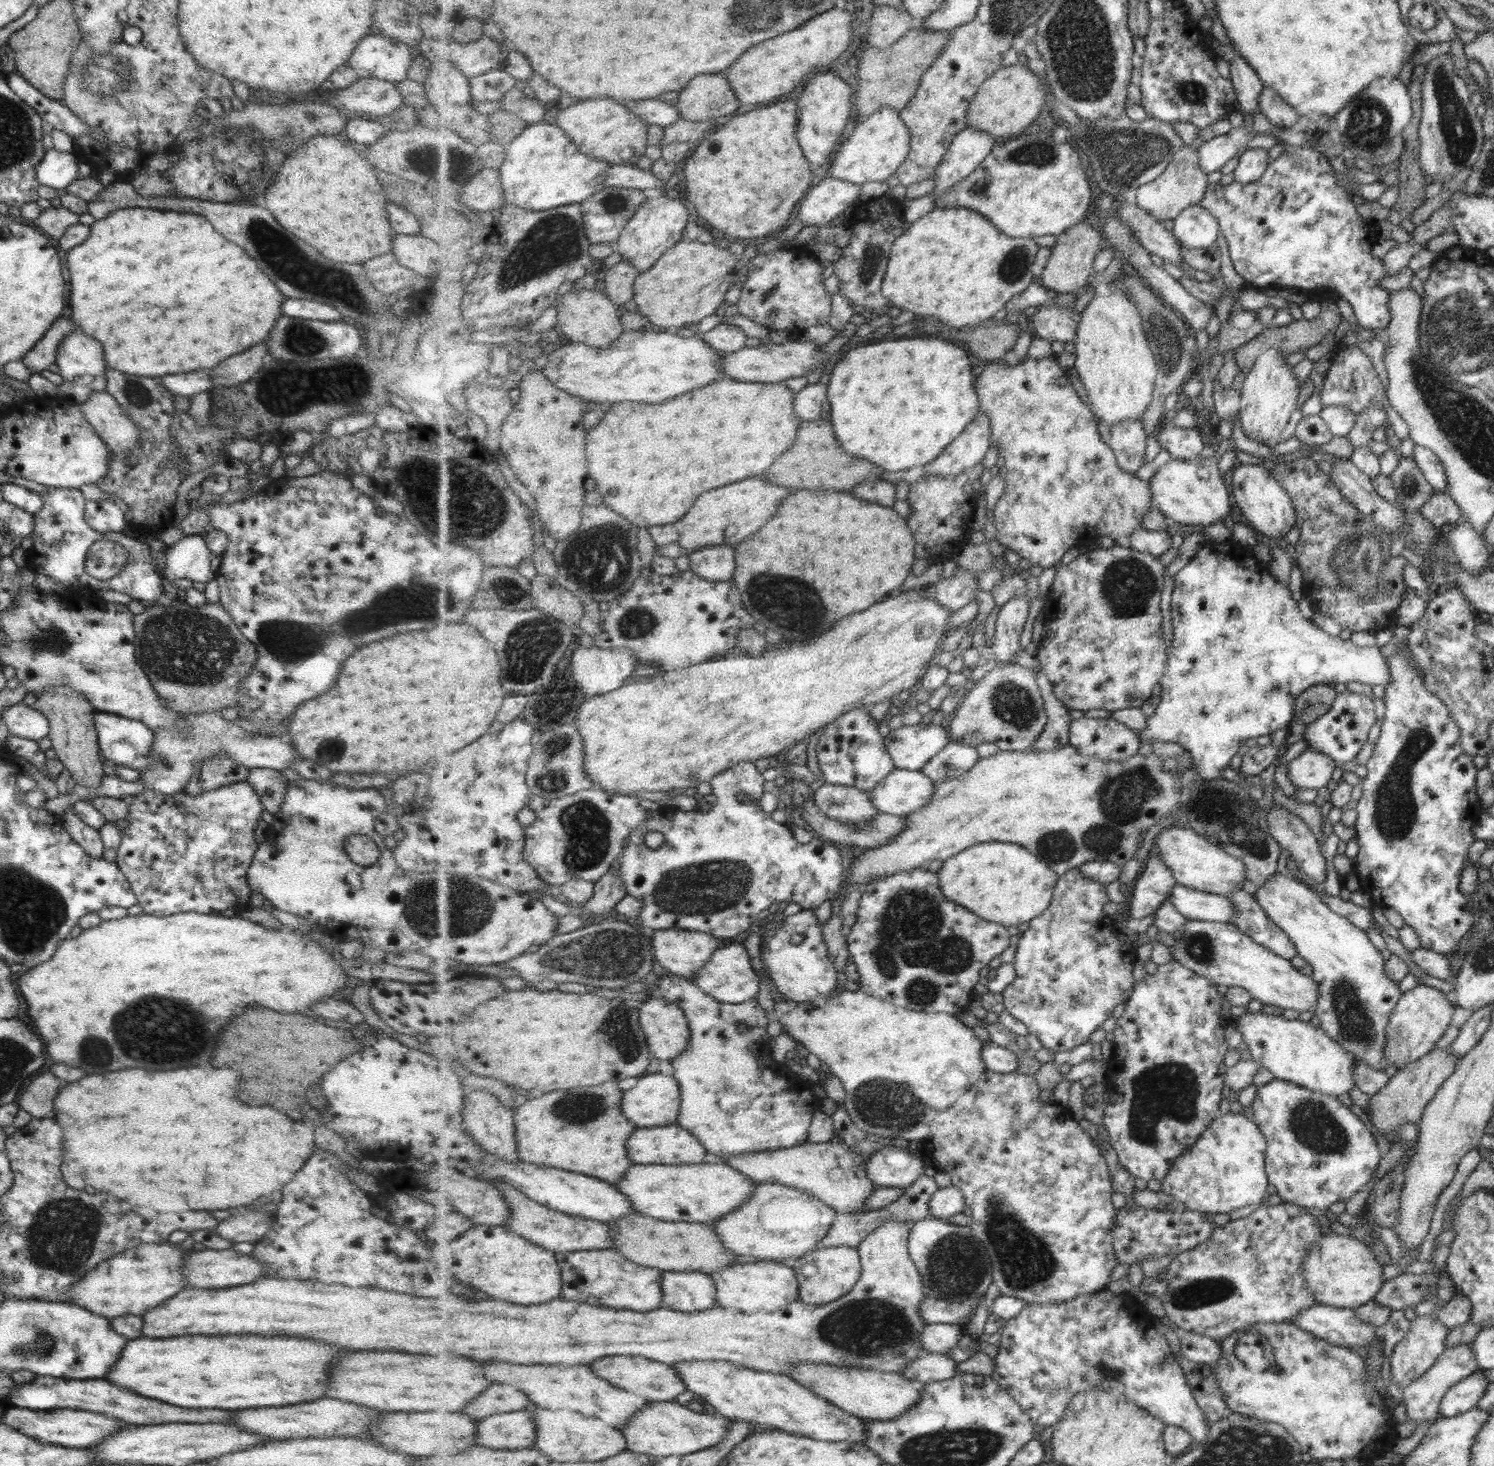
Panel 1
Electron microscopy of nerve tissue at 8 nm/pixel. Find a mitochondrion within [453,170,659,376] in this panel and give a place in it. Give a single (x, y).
(553, 242)

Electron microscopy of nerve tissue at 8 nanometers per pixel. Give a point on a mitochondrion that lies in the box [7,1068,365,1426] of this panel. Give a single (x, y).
(63, 1233)

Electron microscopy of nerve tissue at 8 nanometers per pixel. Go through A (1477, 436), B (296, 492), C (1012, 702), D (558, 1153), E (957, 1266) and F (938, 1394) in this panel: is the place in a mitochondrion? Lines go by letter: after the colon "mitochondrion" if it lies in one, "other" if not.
A: mitochondrion
B: other
C: mitochondrion
D: other
E: mitochondrion
F: other

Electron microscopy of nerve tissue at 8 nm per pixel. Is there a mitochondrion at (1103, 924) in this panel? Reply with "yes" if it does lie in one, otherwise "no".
no

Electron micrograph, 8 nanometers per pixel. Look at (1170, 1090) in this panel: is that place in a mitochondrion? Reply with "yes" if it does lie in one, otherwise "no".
yes

